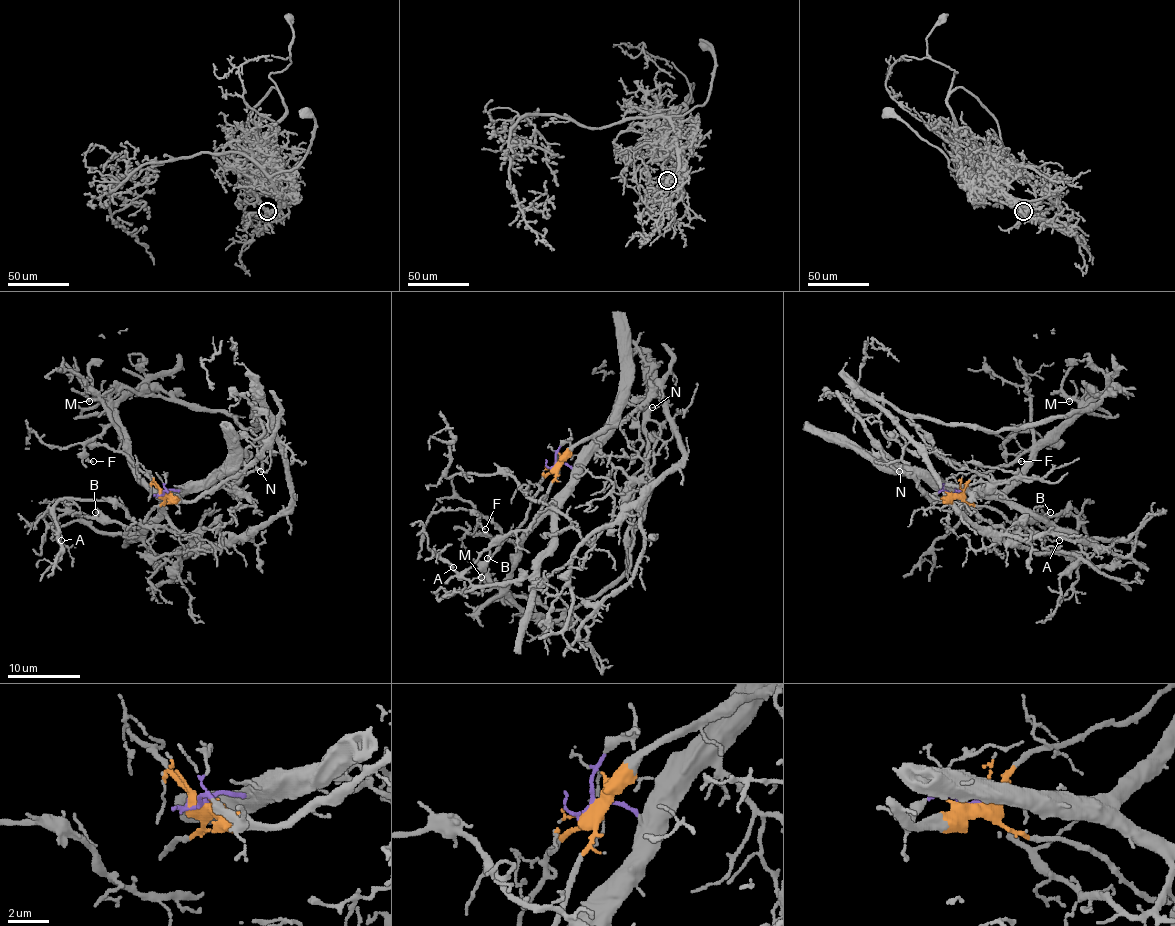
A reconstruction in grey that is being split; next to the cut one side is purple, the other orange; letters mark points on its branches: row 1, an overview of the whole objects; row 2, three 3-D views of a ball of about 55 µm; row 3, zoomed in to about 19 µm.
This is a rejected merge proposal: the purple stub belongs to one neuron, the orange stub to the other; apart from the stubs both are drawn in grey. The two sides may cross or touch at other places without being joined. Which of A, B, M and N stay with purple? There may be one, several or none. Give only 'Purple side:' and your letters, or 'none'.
Purple side: A, M

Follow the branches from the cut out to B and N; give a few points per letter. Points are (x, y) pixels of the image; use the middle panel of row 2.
B: (554, 465), (556, 474), (547, 500), (527, 529), (518, 529), (501, 536), (492, 545), (487, 558)
N: (554, 465), (574, 445), (627, 418), (660, 387), (664, 396), (660, 403), (653, 407)

